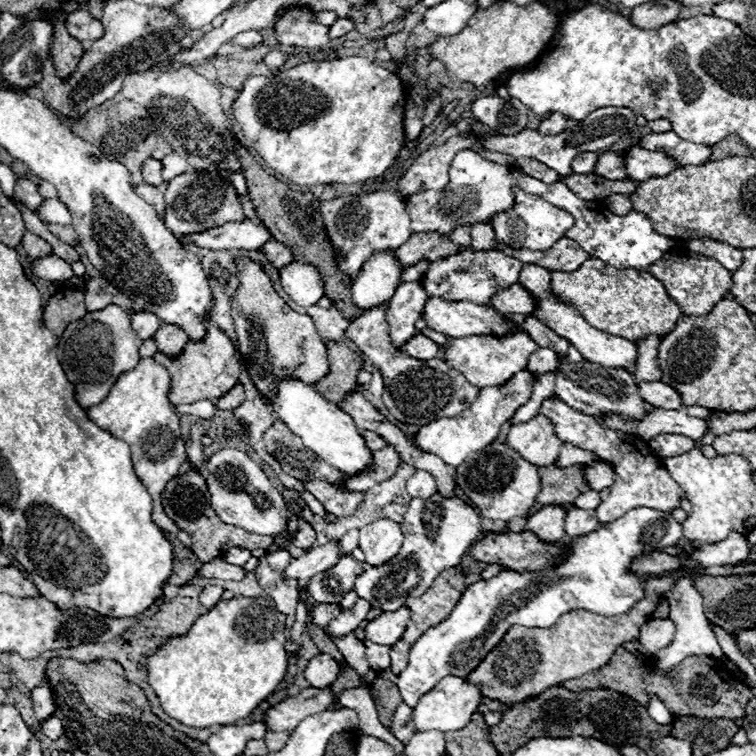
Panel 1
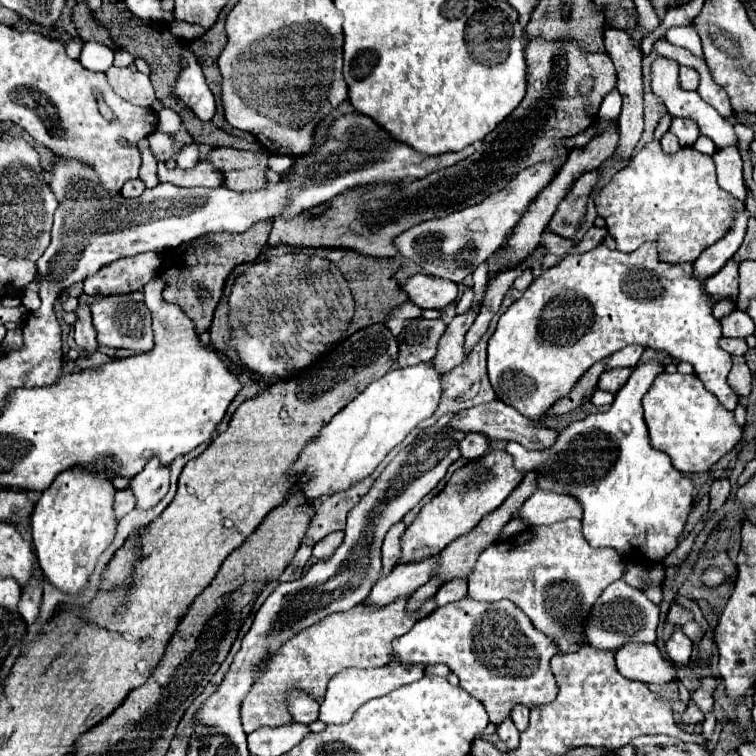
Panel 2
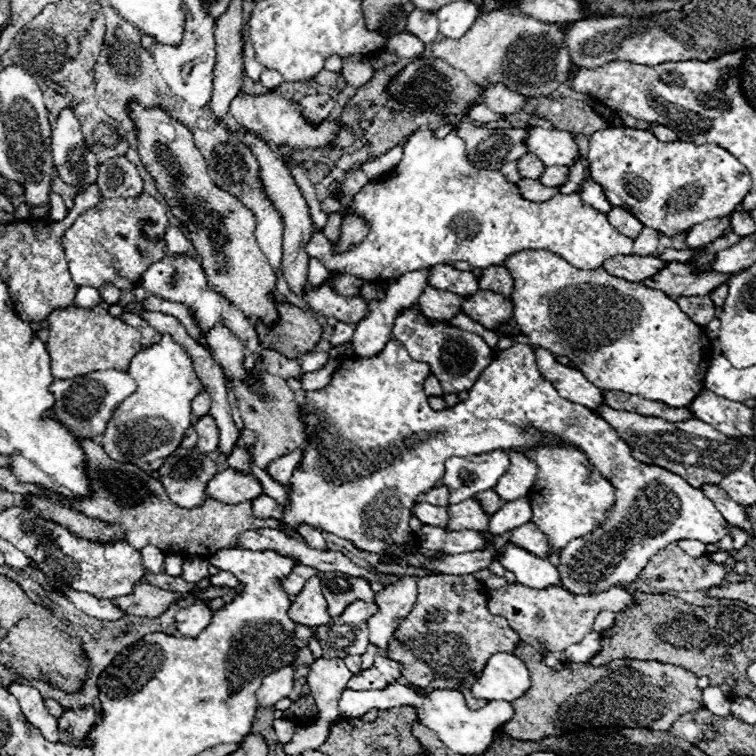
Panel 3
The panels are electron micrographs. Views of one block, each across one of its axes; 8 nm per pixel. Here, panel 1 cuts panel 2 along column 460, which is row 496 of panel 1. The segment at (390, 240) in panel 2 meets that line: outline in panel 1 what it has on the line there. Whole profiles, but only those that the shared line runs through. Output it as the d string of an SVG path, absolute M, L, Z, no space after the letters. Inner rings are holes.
M190 470L186 474L180 474L176 478L172 478L164 492L162 492L162 506L164 512L168 514L168 518L172 518L180 530L188 532L194 540L194 554L202 560L208 562L212 558L220 558L228 548L248 548L248 550L256 550L256 548L270 548L274 544L272 536L260 536L260 534L250 534L238 526L228 526L224 524L216 512L212 510L212 506L208 504L208 490L206 490L206 480L196 472Z

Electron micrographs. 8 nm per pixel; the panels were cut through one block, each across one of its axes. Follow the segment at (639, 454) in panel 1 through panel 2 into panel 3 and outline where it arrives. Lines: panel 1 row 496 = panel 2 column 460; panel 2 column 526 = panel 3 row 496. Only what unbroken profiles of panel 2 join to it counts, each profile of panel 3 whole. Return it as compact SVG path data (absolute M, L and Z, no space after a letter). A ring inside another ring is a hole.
M390 340L374 358L352 356L342 360L326 388L306 392L304 400L300 402L300 414L308 428L308 446L302 450L302 468L296 468L292 474L290 502L284 506L280 518L282 524L286 524L292 532L298 532L298 526L304 522L320 532L330 532L338 538L350 540L364 552L380 556L386 554L388 546L394 542L416 548L424 556L436 556L436 552L424 552L424 548L416 544L416 536L408 526L408 520L412 516L416 496L434 488L434 484L442 478L444 462L452 456L466 458L492 450L534 446L540 440L538 430L546 430L560 434L568 444L586 452L594 468L608 476L616 488L616 504L608 520L592 534L572 540L570 546L560 552L560 586L568 592L604 592L612 586L630 584L644 570L650 556L670 542L698 540L702 544L714 544L724 536L732 536L734 542L740 542L740 548L744 548L748 536L740 528L730 526L716 510L714 502L704 496L704 492L692 488L682 476L676 476L670 470L634 460L628 444L616 436L604 418L580 404L560 398L556 388L540 374L534 348L530 344L512 344L510 348L500 350L494 358L494 384L480 384L478 378L478 382L472 386L468 402L458 402L454 408L446 408L442 412L434 412L428 406L428 398L422 388L428 374L432 374L432 370L426 362L412 360L400 342Z

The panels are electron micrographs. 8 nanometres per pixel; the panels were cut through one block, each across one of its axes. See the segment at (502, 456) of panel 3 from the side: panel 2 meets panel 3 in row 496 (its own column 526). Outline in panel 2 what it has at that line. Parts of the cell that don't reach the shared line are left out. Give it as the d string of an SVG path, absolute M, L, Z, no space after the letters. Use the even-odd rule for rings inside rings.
M656 360L638 364L628 382L616 392L610 410L588 414L584 420L572 422L566 430L560 432L554 448L532 452L518 442L508 442L506 446L514 458L516 468L524 472L538 472L538 488L580 498L580 504L584 506L584 538L592 548L612 548L628 562L638 560L646 564L660 564L678 546L688 514L694 508L694 482L672 466L668 454L652 448L644 422L642 396L648 392L660 372L664 372L664 364Z

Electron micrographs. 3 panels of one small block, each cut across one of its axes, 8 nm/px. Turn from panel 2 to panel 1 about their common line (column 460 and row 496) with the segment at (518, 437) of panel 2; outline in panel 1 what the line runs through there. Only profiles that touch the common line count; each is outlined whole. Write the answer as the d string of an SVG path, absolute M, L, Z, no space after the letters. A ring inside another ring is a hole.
M416 470L416 474L406 482L406 488L412 498L422 498L422 500L426 500L428 496L432 496L432 492L436 492L434 478L424 470Z

